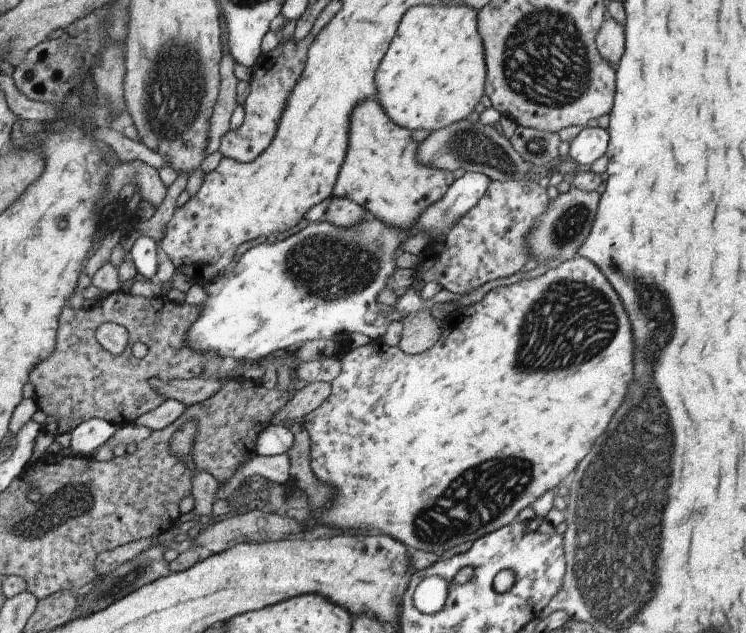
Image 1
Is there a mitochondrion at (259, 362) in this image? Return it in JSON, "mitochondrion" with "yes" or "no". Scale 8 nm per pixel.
{"mitochondrion":"no"}

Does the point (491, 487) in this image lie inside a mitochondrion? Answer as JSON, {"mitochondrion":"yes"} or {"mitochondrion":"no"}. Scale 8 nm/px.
{"mitochondrion":"yes"}

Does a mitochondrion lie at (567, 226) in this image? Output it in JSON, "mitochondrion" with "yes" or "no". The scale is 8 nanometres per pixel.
{"mitochondrion":"yes"}

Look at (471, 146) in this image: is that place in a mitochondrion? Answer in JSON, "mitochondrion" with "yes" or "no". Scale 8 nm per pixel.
{"mitochondrion":"yes"}

